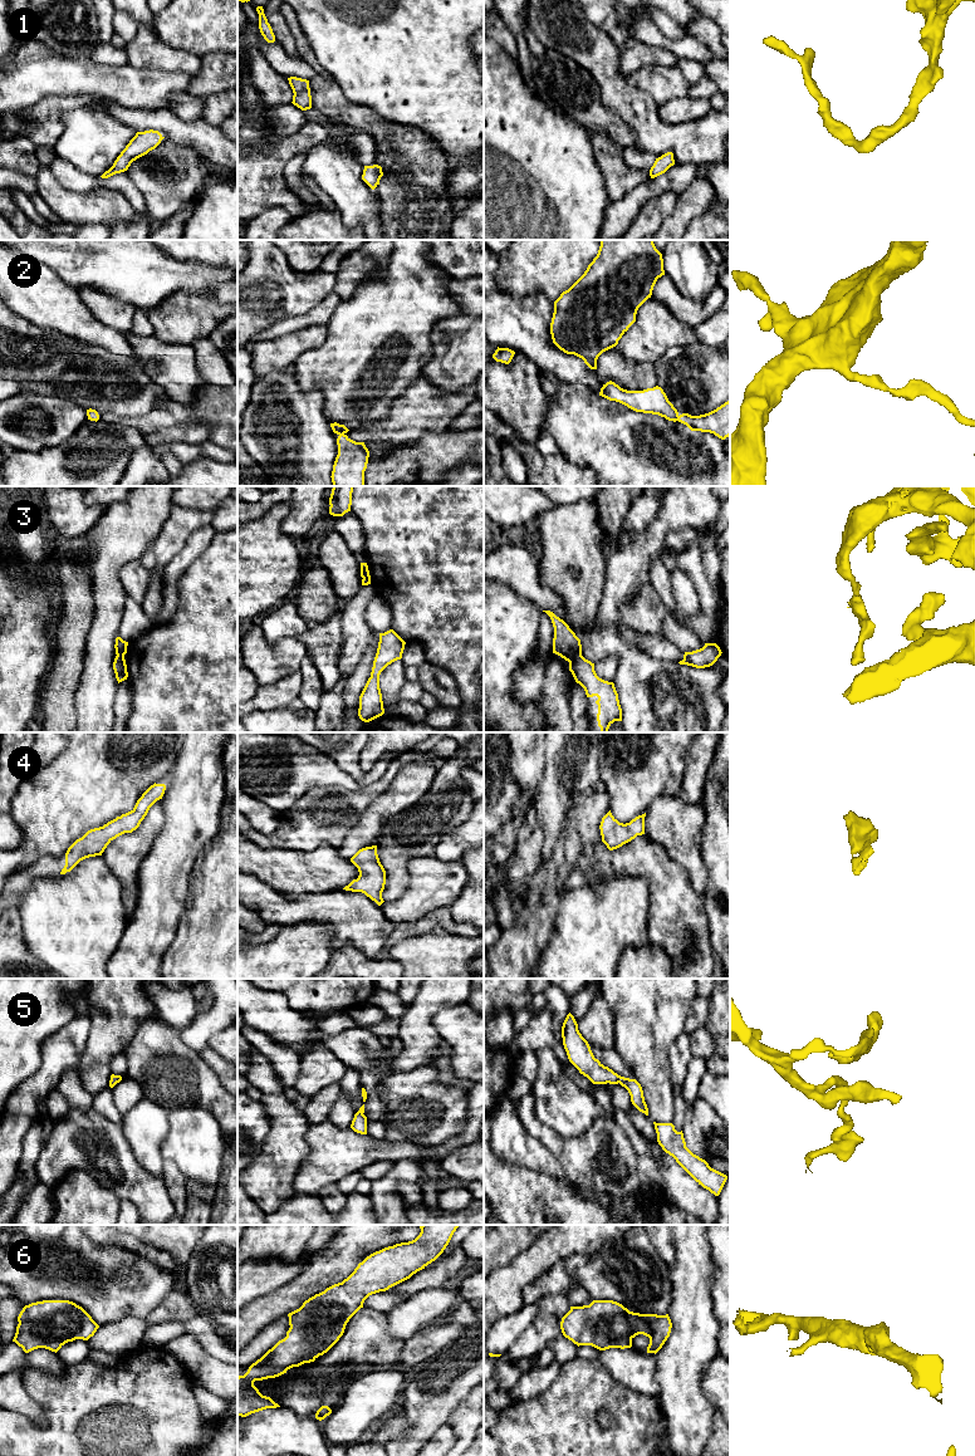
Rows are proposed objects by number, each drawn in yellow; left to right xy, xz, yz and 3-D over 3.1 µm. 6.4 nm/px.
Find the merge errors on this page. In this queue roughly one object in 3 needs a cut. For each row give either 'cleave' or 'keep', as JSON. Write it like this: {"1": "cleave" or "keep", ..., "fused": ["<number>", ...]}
{"1": "keep", "2": "keep", "3": "cleave", "4": "keep", "5": "keep", "6": "keep", "fused": ["3"]}

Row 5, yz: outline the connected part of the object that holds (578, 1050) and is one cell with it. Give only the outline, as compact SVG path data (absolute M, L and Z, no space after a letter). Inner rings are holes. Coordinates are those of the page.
M569 1013L562 1026L563 1045L569 1062L587 1077L593 1084L621 1084L629 1095L632 1104L642 1113L648 1116L648 1108L645 1102L643 1090L636 1079L618 1075L608 1067L604 1067L594 1058L588 1041L578 1030L574 1016Z

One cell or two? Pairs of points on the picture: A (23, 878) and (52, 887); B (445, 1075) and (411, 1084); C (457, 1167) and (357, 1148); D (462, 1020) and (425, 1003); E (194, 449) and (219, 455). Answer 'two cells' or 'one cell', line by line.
A: two cells
B: two cells
C: two cells
D: two cells
E: one cell

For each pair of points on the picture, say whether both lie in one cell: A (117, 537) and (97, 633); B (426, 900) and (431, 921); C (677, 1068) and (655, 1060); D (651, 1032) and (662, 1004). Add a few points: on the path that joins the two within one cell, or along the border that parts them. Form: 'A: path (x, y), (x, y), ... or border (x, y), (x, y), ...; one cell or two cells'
A: path (107, 560), (107, 609); one cell
B: border (450, 906), (435, 908), (415, 921), (401, 922); two cells
C: border (677, 1037), (670, 1048), (670, 1070), (676, 1087); two cells
D: path (651, 1025), (651, 1015), (656, 1010); one cell

